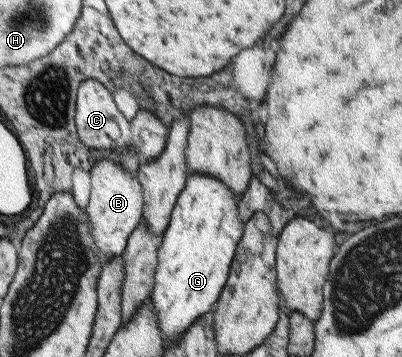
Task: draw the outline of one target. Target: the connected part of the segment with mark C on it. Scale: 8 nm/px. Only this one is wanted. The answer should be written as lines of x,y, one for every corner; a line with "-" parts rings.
87,79
77,88
76,113
73,120
76,124
76,135
86,147
103,149
106,152
109,149
121,150
130,147
136,150
136,159
144,162
160,155
159,152
166,146
169,128
161,124
153,113
140,110
128,123
117,111
111,91
105,89
103,84
97,80

